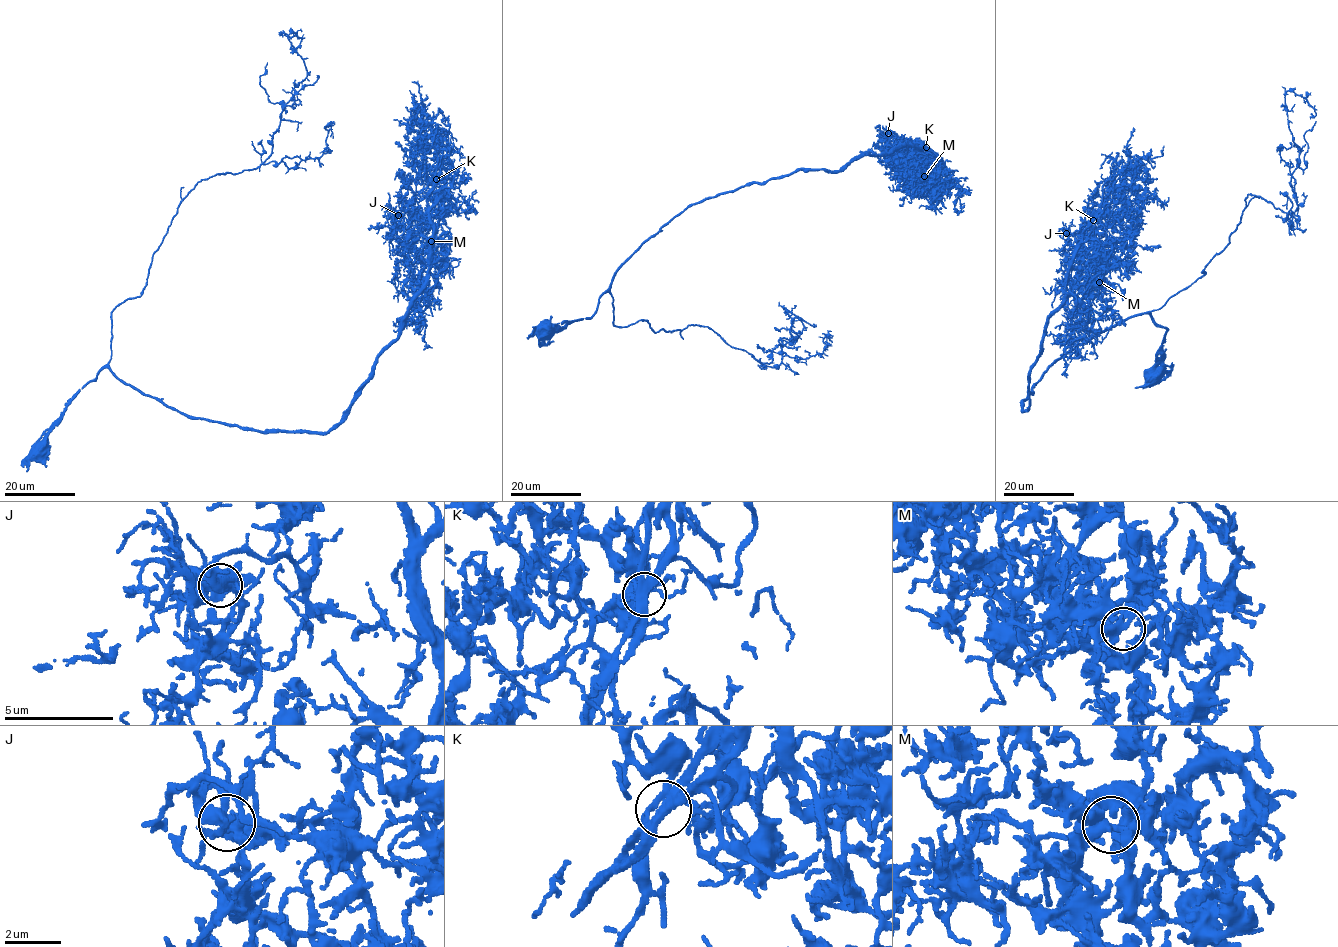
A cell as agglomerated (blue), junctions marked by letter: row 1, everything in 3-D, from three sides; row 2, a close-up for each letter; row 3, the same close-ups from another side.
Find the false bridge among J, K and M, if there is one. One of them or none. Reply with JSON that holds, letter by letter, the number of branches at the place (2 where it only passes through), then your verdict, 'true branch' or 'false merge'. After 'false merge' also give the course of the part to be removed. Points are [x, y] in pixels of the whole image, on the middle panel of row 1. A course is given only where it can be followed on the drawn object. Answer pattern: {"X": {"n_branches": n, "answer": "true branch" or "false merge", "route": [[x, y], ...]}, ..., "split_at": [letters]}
{"J": {"n_branches": 3, "answer": "true branch"}, "K": {"n_branches": 3, "answer": "true branch"}, "M": {"n_branches": 3, "answer": "true branch"}, "split_at": []}

